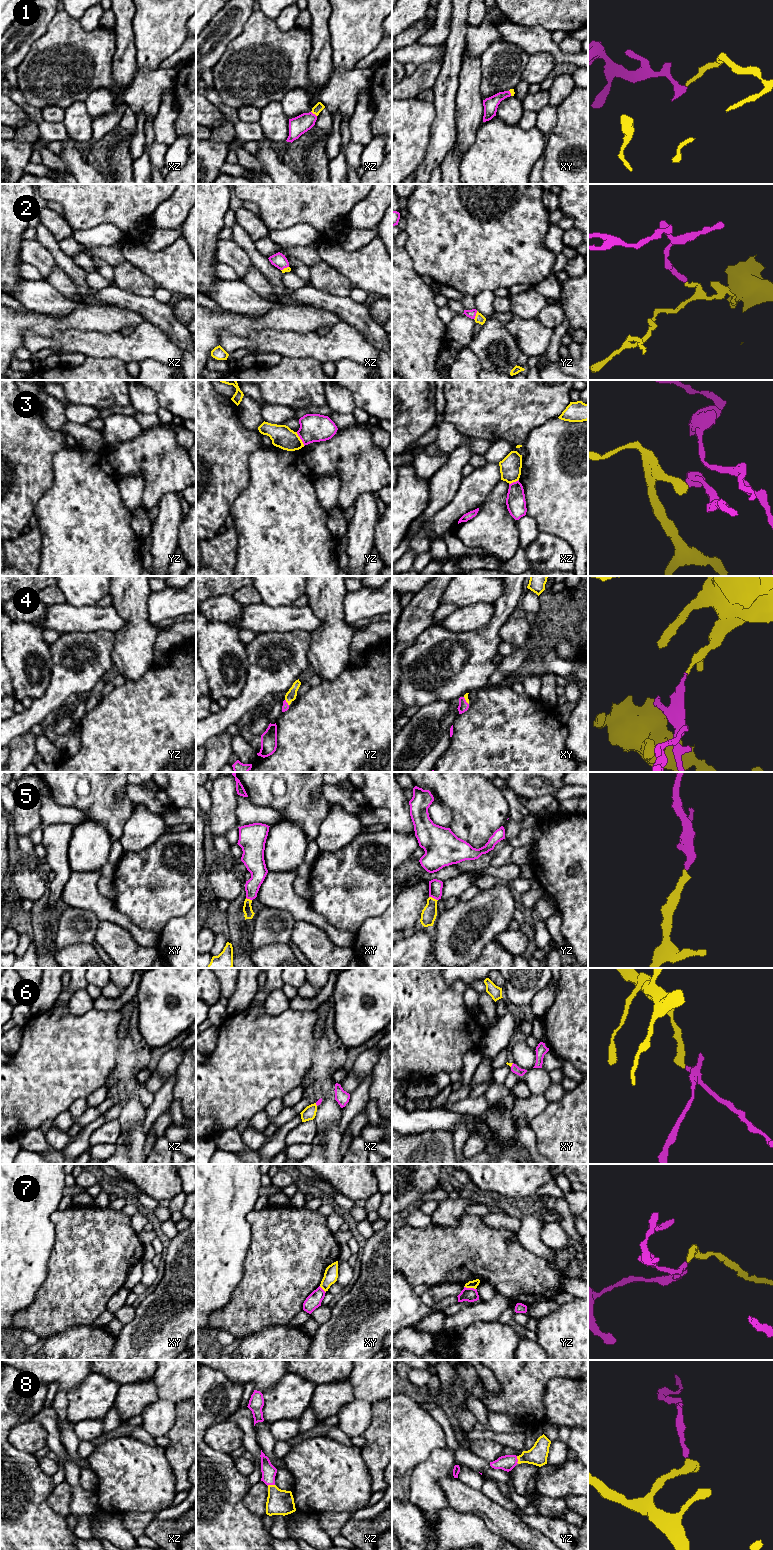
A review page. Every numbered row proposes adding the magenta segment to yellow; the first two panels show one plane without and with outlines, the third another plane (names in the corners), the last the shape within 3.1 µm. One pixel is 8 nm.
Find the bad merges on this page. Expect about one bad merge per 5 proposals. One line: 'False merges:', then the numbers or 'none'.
False merges: 3, 7

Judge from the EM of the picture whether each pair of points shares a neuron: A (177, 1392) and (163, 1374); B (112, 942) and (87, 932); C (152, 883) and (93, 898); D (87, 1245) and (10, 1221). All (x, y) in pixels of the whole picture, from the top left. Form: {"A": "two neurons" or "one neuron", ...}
{"A": "one neuron", "B": "two neurons", "C": "two neurons", "D": "two neurons"}

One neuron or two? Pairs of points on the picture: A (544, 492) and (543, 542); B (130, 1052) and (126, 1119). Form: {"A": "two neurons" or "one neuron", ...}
{"A": "two neurons", "B": "one neuron"}

